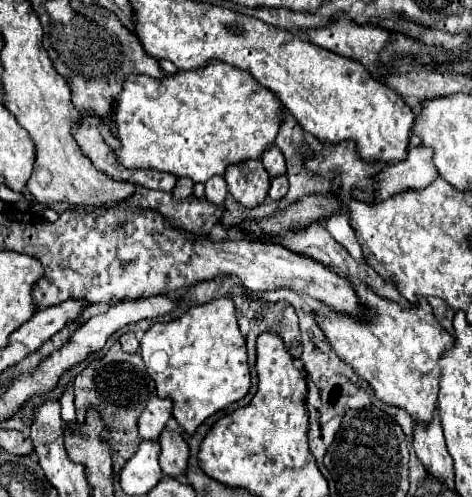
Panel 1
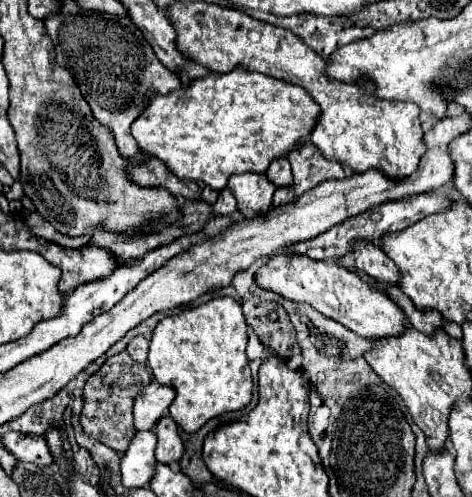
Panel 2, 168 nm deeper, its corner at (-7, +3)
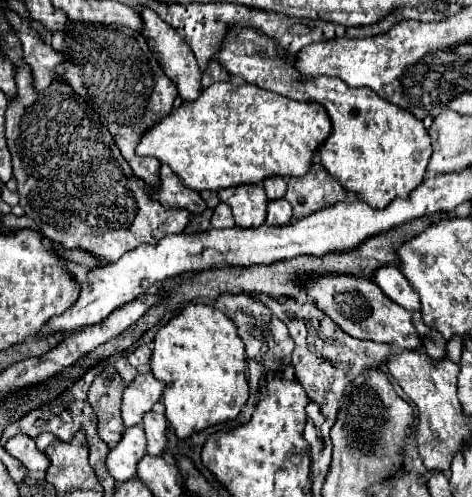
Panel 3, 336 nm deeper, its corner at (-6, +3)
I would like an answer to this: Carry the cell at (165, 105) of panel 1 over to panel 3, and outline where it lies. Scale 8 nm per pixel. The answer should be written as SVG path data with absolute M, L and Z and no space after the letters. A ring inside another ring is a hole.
M216 82L204 88L194 102L184 102L146 130L136 146L136 154L154 156L162 164L168 164L182 184L192 190L220 190L240 184L258 184L268 176L290 178L306 174L312 164L314 150L318 150L330 130L330 118L316 102L290 100L254 84L242 84L238 88L234 82Z

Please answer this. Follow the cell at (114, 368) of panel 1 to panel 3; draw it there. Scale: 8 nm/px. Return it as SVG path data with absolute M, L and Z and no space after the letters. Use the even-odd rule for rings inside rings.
M126 360L114 362L98 374L88 390L88 402L98 418L98 436L112 448L122 440L122 392L138 376Z

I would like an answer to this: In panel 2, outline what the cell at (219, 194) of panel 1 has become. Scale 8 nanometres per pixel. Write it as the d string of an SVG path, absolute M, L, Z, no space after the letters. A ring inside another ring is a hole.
M225 188L225 190L221 190L219 192L219 198L217 198L217 202L213 204L213 212L215 214L219 214L219 216L229 216L229 214L233 214L235 212L235 198L233 198L233 194Z

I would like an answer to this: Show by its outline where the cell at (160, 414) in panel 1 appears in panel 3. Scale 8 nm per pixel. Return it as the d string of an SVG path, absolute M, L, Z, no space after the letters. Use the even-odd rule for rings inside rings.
M152 372L148 374L140 374L134 382L130 382L130 386L124 390L124 398L122 398L122 418L124 418L124 426L136 426L142 424L142 418L148 410L152 410L152 406L162 398L164 392L164 382L156 380Z

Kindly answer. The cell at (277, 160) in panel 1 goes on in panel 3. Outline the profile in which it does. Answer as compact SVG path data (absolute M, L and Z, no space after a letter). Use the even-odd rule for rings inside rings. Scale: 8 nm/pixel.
M268 176L264 182L262 182L264 190L266 190L266 196L268 200L274 200L274 198L282 198L286 194L286 180L282 176Z

